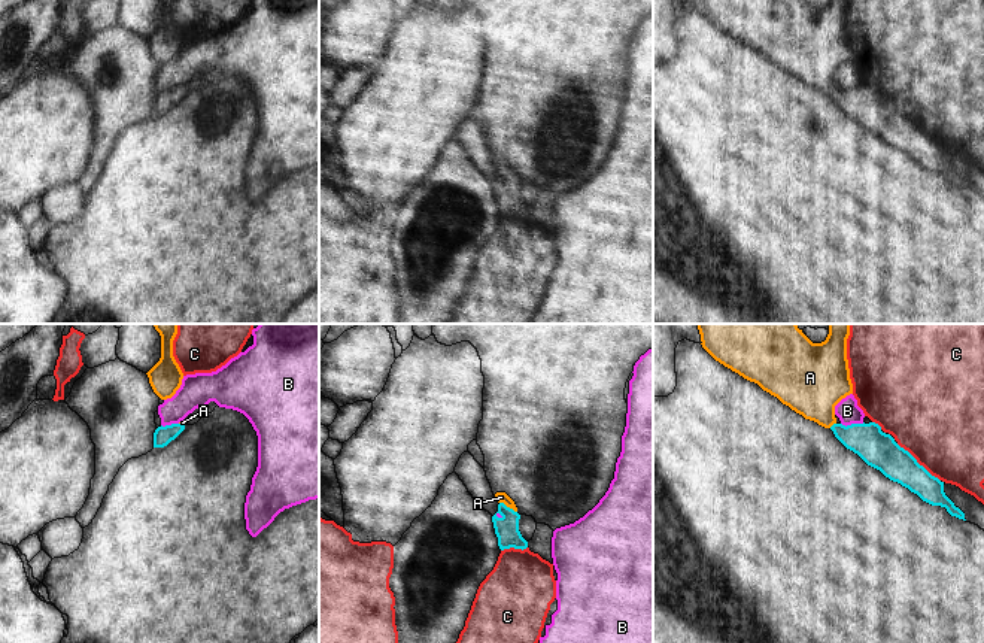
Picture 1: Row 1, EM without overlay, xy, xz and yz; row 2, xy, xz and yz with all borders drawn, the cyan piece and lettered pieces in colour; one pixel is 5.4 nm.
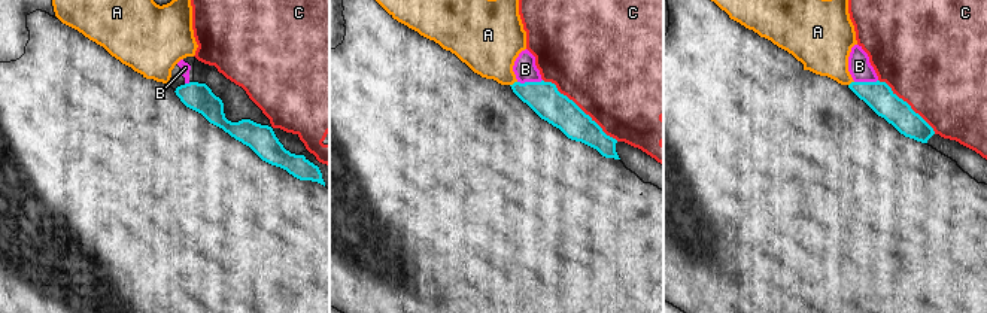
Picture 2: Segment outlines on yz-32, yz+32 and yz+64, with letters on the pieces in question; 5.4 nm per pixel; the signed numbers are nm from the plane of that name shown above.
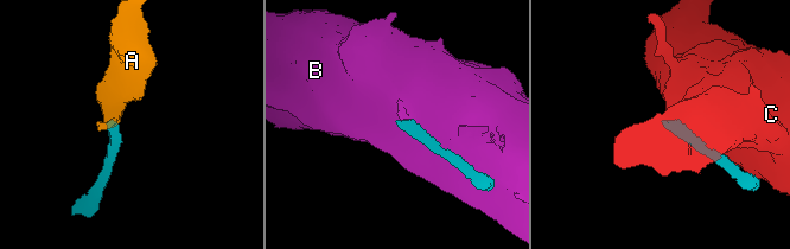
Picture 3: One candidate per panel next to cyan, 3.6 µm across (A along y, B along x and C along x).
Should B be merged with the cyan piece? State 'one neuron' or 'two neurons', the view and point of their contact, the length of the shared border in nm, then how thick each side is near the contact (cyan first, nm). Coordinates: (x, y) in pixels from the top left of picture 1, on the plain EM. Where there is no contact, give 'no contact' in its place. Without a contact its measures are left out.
two neurons; contact yz (852, 90); length 130 nm; calibres 190 and 120 nm

